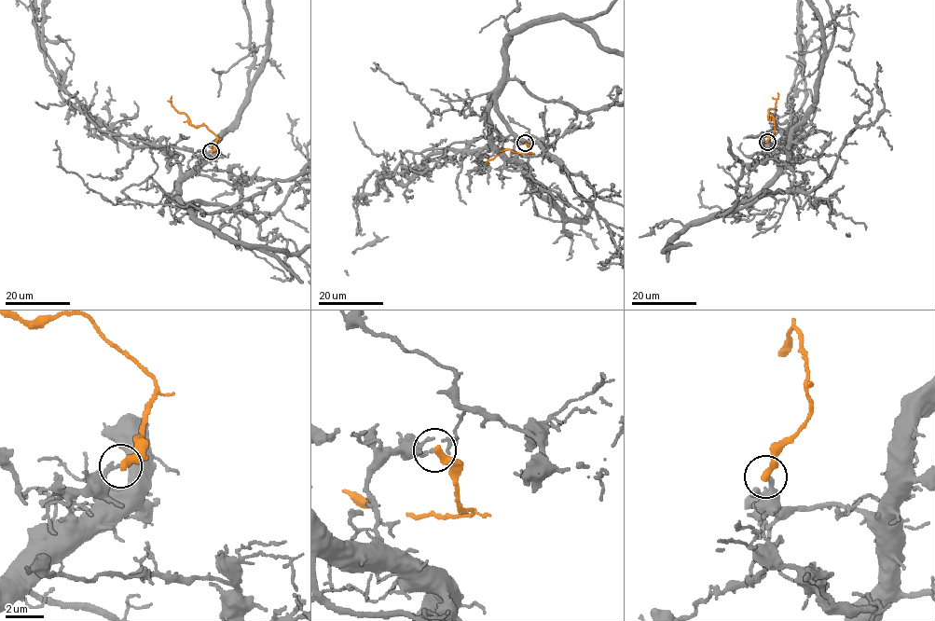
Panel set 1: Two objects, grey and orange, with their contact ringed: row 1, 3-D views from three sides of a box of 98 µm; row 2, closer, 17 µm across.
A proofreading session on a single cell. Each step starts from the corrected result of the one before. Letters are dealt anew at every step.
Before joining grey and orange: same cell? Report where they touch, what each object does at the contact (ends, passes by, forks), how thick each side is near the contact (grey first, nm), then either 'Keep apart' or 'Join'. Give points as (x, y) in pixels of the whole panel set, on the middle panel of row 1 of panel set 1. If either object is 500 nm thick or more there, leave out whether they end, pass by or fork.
Place: (525, 143). At the ring grey ends. At the ring orange ends. Thickness 260 nm (grey) against 400 nm. Keep apart

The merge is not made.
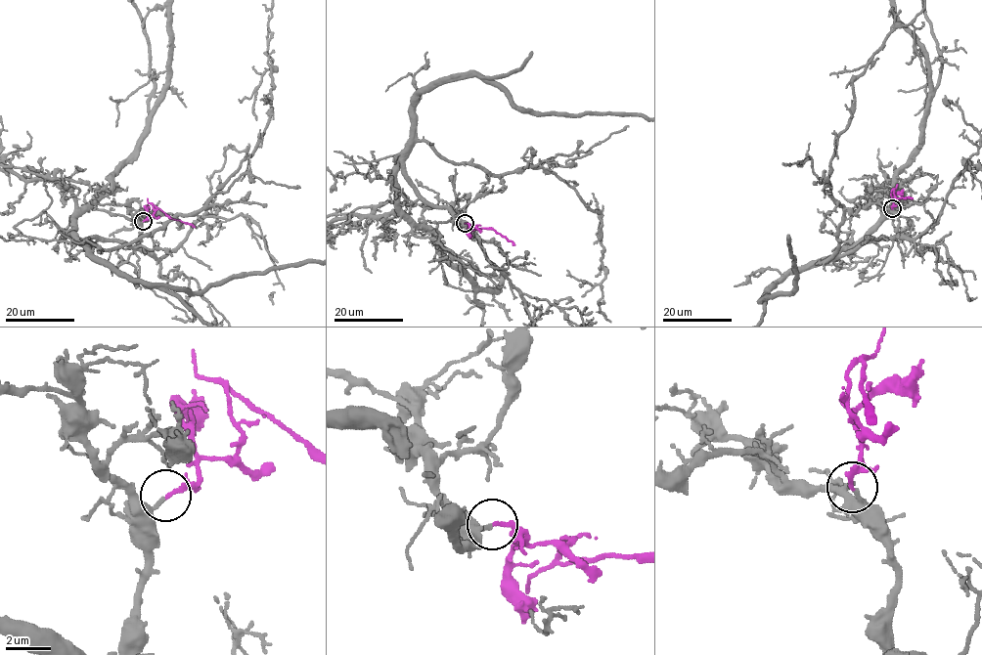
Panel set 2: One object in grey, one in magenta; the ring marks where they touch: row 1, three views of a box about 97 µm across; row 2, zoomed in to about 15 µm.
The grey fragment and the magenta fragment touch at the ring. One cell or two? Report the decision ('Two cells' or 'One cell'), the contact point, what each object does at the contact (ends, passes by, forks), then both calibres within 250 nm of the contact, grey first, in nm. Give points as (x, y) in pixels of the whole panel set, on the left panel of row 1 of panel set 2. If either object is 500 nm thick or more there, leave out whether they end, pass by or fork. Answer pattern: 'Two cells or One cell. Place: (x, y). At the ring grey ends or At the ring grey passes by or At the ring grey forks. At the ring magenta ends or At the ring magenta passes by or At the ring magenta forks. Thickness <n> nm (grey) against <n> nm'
One cell. Place: (143, 221). At the ring grey ends. At the ring magenta ends. Thickness 200 nm (grey) against 190 nm

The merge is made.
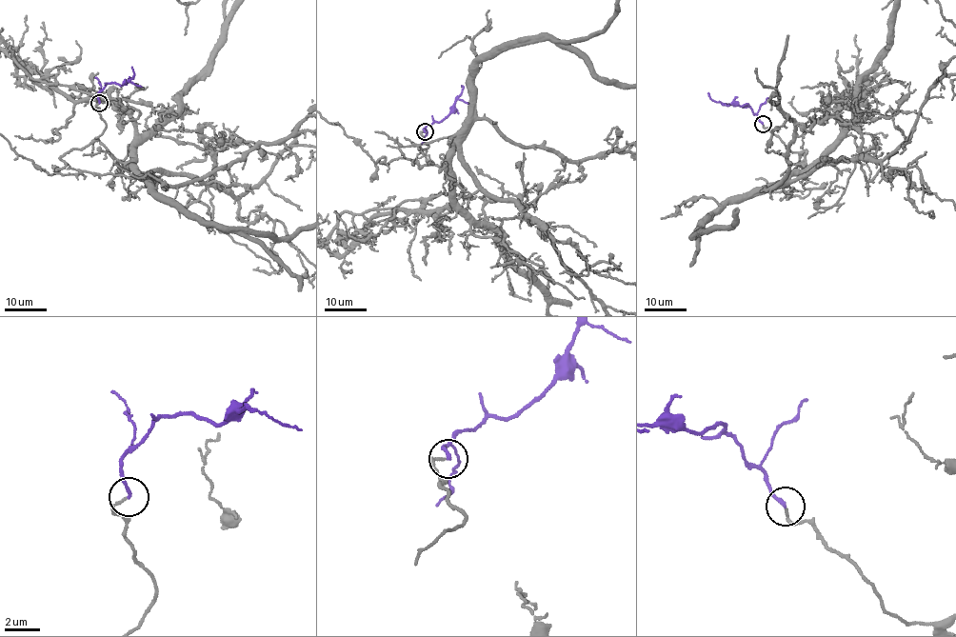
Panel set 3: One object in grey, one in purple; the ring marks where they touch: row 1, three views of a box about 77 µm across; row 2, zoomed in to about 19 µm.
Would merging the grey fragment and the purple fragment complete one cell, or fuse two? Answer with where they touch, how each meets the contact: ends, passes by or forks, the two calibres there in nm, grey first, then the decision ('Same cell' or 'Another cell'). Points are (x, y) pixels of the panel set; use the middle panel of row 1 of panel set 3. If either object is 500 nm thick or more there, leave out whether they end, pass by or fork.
Place: (425, 131). At the ring grey ends. At the ring purple ends. Thickness 130 nm (grey) against 180 nm. Same cell

